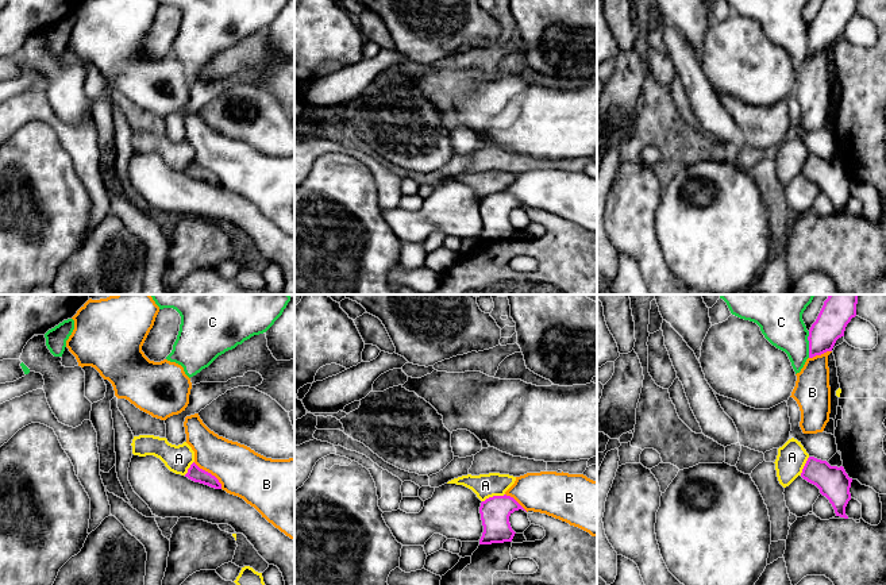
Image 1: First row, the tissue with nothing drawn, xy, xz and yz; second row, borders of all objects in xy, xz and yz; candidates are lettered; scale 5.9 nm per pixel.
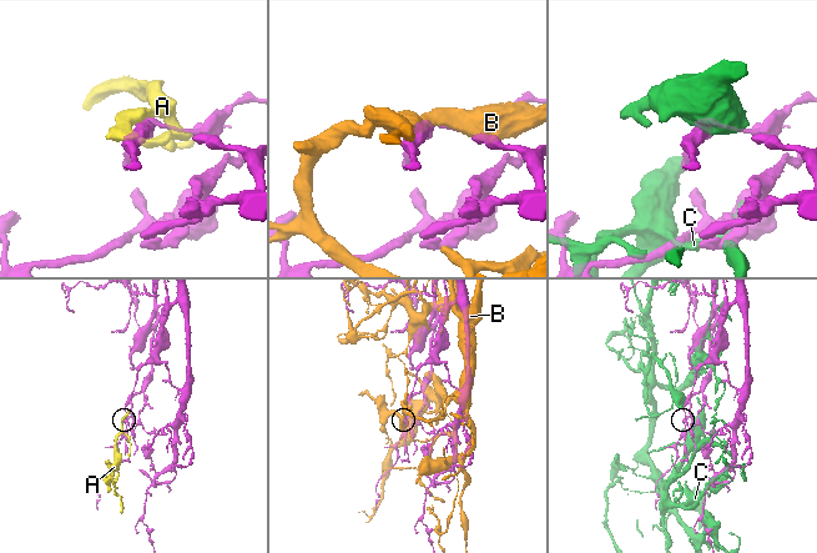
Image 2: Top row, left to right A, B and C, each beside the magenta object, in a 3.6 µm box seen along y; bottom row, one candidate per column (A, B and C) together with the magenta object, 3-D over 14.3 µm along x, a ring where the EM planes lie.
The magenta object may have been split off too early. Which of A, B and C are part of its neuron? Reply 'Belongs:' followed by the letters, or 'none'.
Belongs: none

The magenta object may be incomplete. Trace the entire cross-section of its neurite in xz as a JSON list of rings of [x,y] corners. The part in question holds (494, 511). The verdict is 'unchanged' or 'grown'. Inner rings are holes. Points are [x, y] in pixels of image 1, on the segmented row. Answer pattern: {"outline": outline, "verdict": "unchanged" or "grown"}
{"outline": [[[493,496],[481,503],[479,513],[484,532],[479,544],[512,542],[515,531],[511,527],[509,516],[515,512],[525,511],[511,496]]], "verdict": "unchanged"}

